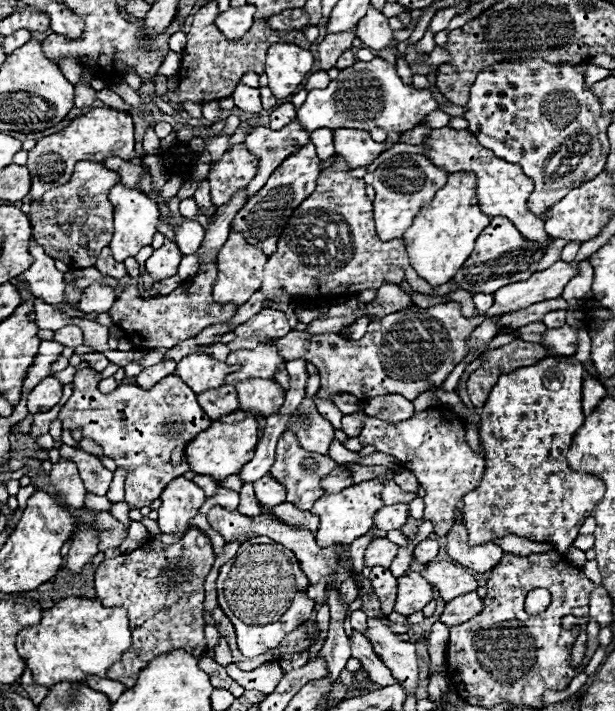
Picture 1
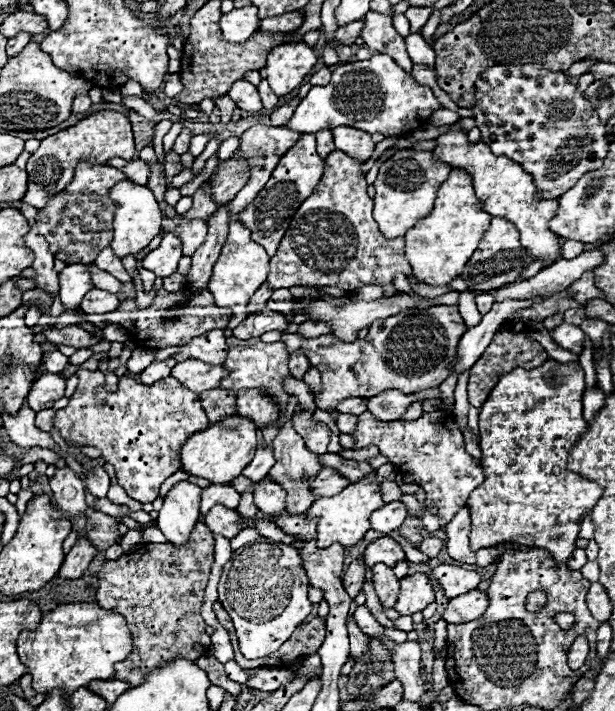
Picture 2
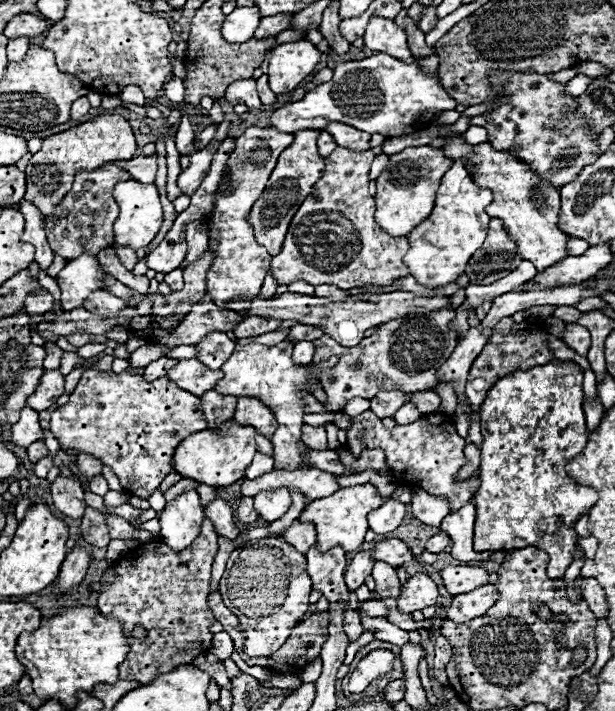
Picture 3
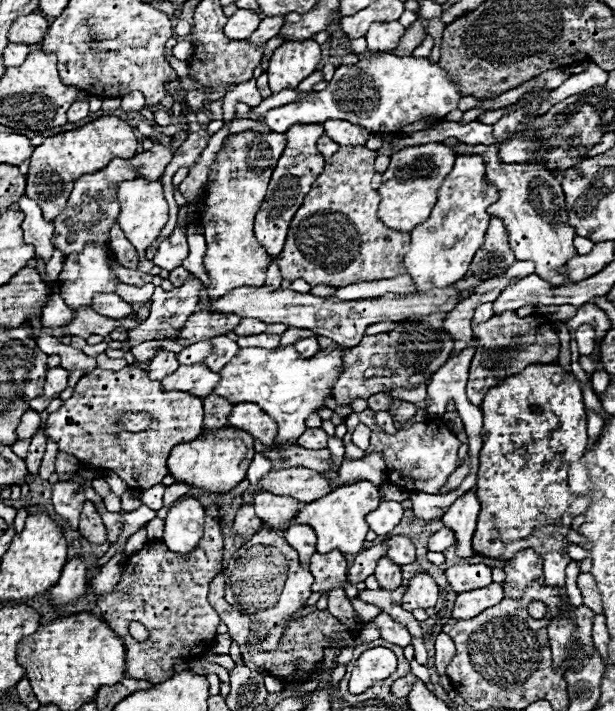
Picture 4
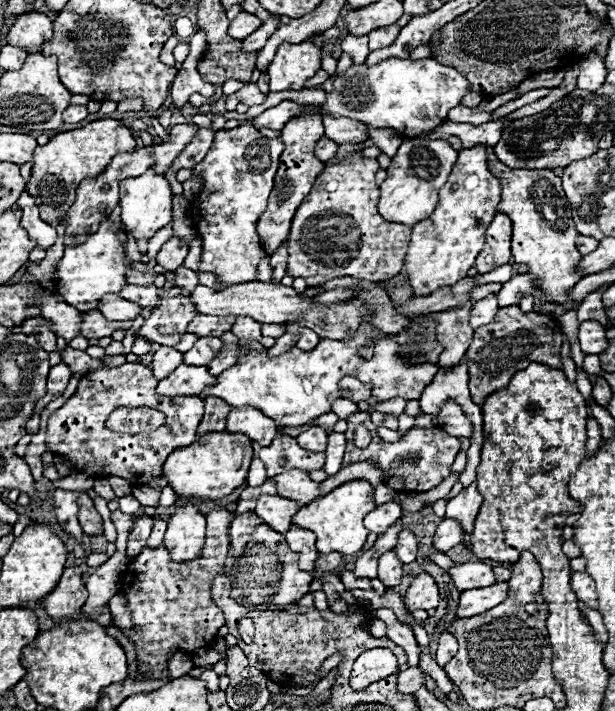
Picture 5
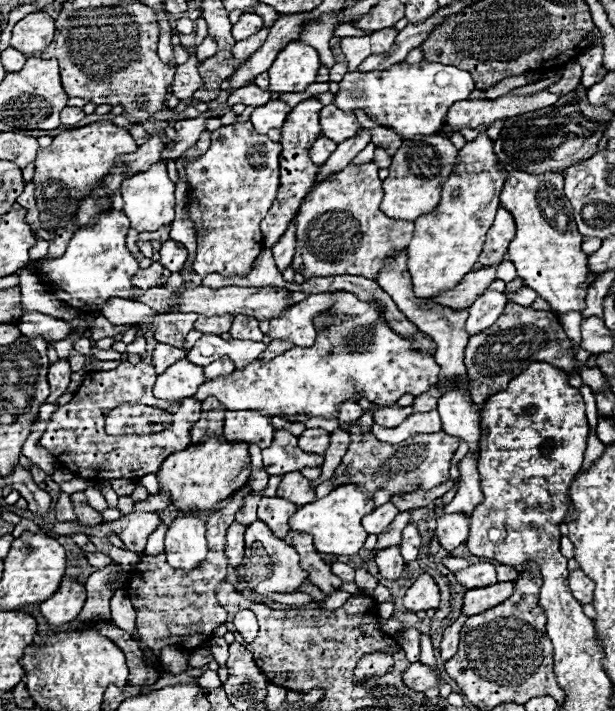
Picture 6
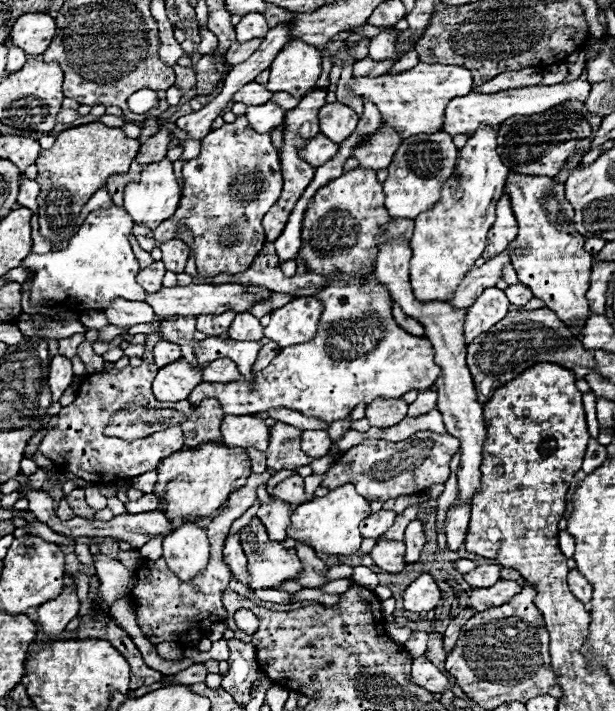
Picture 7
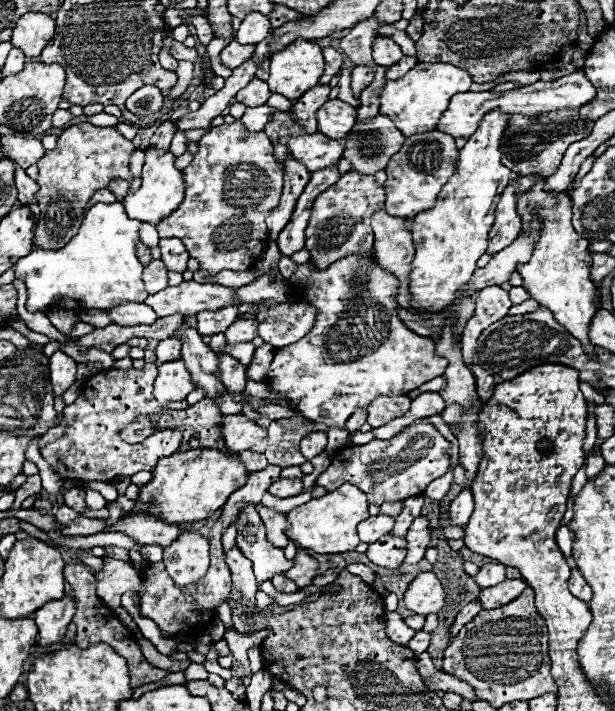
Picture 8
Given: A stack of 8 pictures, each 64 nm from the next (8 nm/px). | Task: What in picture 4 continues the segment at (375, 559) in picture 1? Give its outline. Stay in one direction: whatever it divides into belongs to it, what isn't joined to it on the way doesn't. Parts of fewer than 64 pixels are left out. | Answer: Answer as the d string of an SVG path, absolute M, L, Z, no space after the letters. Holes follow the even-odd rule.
M392 536L388 540L386 558L390 558L394 564L398 564L398 566L410 564L410 562L414 562L414 556L416 556L416 548L412 546L412 542L406 536Z

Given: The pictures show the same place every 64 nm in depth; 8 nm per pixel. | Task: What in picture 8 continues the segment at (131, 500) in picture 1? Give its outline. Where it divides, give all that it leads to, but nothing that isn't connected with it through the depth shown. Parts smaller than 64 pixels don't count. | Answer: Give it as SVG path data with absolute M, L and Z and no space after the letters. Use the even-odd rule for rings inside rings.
M144 364L142 370L106 368L88 378L76 402L62 410L64 422L68 424L64 436L40 448L40 454L44 454L44 460L52 466L52 470L64 478L106 482L116 476L134 476L142 470L154 470L160 458L177 452L182 440L179 430L158 431L137 444L124 442L118 434L120 428L130 424L140 414L156 414L166 408L184 410L188 406L186 400L176 402L176 406L162 406L152 396L152 384L156 374L156 364Z

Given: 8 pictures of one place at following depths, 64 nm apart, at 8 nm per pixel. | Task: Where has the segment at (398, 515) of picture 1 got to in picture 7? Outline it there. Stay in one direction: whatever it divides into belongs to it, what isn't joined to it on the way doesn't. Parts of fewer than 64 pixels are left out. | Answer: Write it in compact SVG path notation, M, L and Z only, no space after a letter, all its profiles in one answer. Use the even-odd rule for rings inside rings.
M380 510L376 514L370 514L360 524L360 532L364 538L380 538L392 526L394 518L396 518L396 514L392 510Z

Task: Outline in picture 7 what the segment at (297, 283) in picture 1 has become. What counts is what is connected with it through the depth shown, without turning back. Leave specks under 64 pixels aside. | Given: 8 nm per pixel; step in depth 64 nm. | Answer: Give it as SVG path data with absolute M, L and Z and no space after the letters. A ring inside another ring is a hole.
M354 168L322 186L308 202L302 222L302 246L298 258L306 262L308 274L370 274L376 270L378 246L390 238L412 238L414 220L390 218L382 206L382 182L372 168Z

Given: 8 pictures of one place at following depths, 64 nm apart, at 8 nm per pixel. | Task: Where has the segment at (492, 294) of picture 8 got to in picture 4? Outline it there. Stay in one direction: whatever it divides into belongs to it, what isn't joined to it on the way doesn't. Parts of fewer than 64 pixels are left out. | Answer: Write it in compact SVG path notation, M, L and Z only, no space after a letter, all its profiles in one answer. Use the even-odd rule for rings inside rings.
M486 302L486 304L480 304L478 308L476 308L476 312L474 312L474 322L486 322L486 320L490 320L494 316L494 312L492 312L492 302Z

